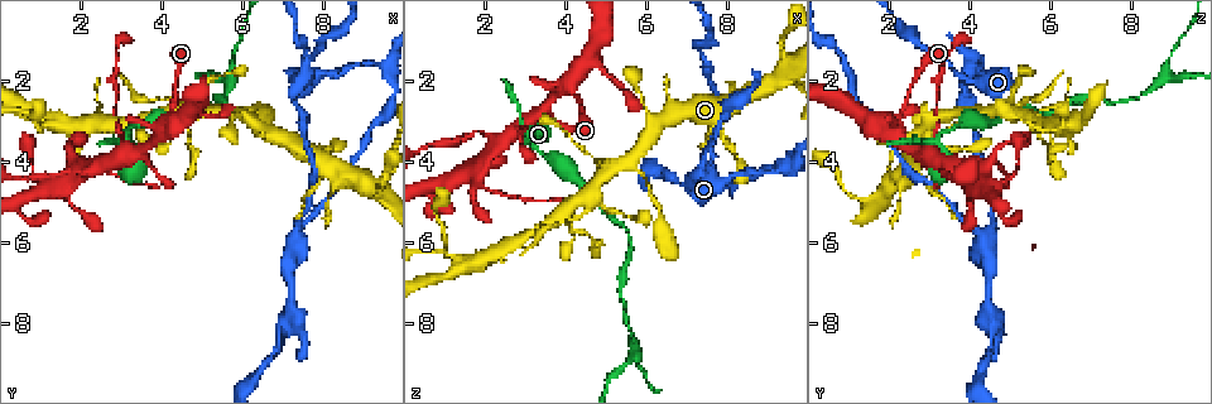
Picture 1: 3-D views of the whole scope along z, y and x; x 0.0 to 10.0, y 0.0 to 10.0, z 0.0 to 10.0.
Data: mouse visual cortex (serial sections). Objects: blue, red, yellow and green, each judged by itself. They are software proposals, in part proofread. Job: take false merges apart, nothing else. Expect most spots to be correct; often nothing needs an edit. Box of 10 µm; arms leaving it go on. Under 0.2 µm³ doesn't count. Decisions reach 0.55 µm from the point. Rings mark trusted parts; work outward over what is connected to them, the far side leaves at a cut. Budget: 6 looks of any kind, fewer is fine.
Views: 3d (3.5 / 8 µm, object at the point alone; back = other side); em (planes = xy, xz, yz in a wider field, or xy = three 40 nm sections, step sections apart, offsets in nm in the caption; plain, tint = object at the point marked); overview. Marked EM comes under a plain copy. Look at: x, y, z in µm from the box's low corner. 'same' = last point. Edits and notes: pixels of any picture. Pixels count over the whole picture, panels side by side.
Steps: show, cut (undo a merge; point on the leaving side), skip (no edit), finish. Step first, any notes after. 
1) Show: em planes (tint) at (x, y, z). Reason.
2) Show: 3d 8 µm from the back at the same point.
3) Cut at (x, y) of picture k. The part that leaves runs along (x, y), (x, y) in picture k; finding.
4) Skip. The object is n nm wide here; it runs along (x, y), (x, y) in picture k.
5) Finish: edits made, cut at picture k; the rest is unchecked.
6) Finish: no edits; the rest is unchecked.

Show: 3d 8 µm at (9.30, 1.55, 4.30). Abrupt turn.

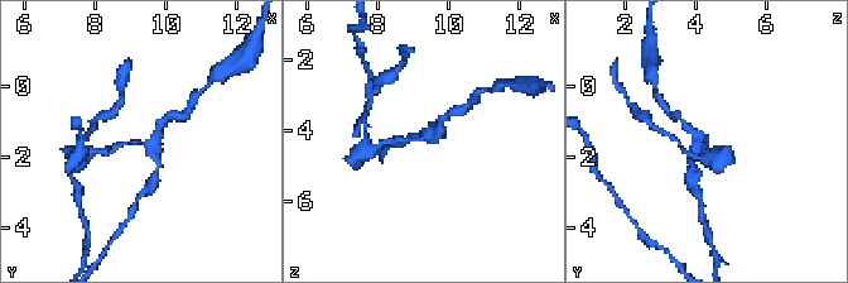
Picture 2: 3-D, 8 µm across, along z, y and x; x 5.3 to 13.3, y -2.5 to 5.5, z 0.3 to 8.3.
Show: 3d 3.5 µm at the same point. Zoom in.

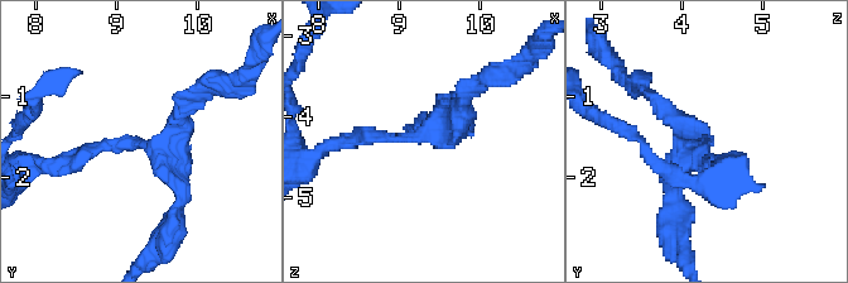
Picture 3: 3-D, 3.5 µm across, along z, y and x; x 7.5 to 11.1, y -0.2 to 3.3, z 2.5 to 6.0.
Show: em xy step 3 (tint) at (9.30, 1.55, 4.30). 3 arms meet here; the arms are 150, 200, 250 nm wide; now the EM.

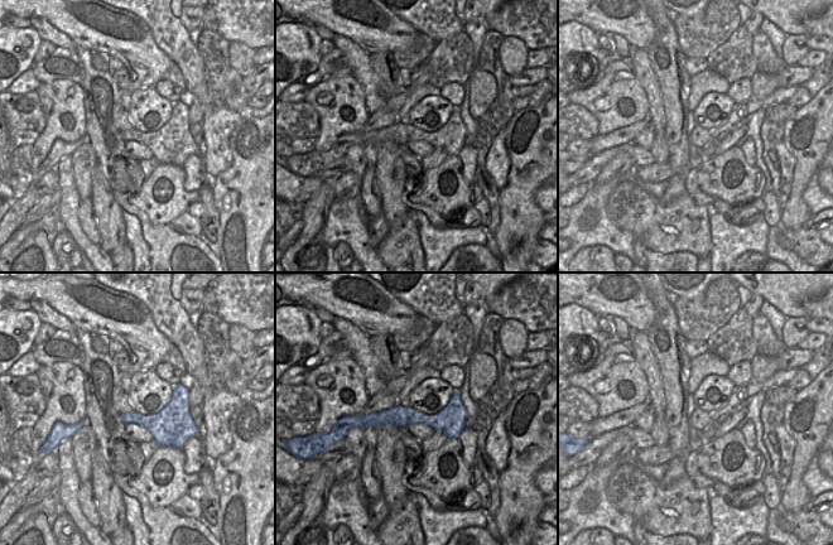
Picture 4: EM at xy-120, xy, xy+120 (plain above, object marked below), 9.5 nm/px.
Skip. It runs along (341, 142), (423, 138), (466, 109) in picture 3; all the same cell.

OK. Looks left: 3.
Show: 3d 8 µm at (7.40, 5.80, 4.30). Three arms meet.

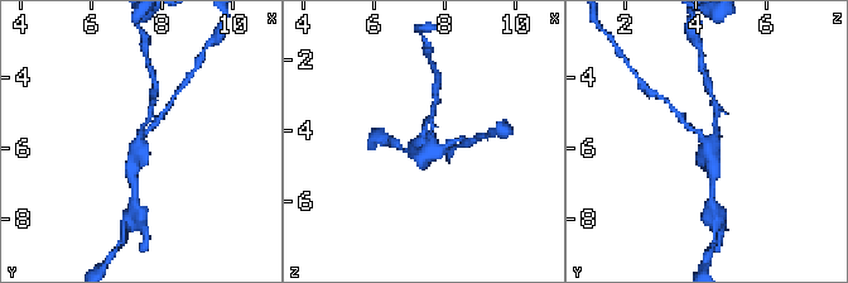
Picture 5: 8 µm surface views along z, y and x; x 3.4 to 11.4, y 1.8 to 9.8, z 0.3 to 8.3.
Show: em xy step 3 (tint) at the same point.

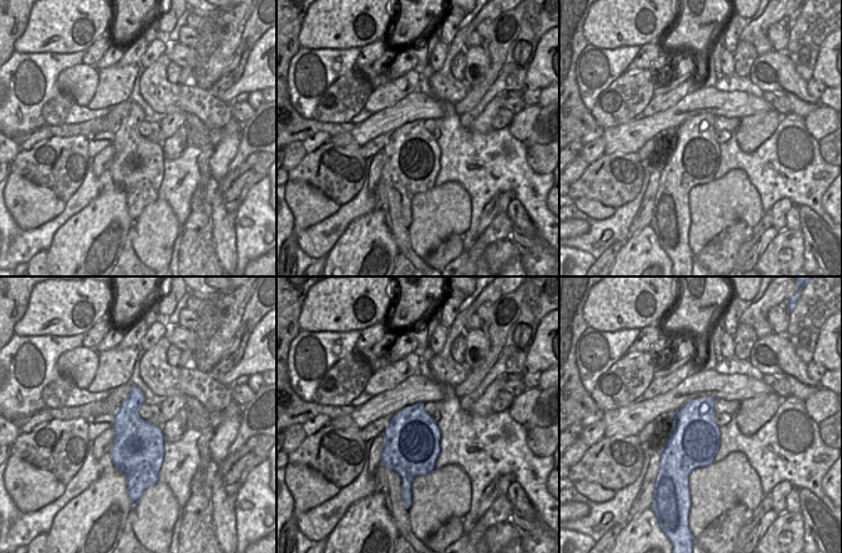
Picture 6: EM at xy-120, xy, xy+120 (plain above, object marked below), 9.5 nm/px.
Skip. It runs along (162, 114), (141, 137), (131, 174) in picture 5; continuous, no second cell.

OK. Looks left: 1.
Finish: no edits; the rest is unchecked.

